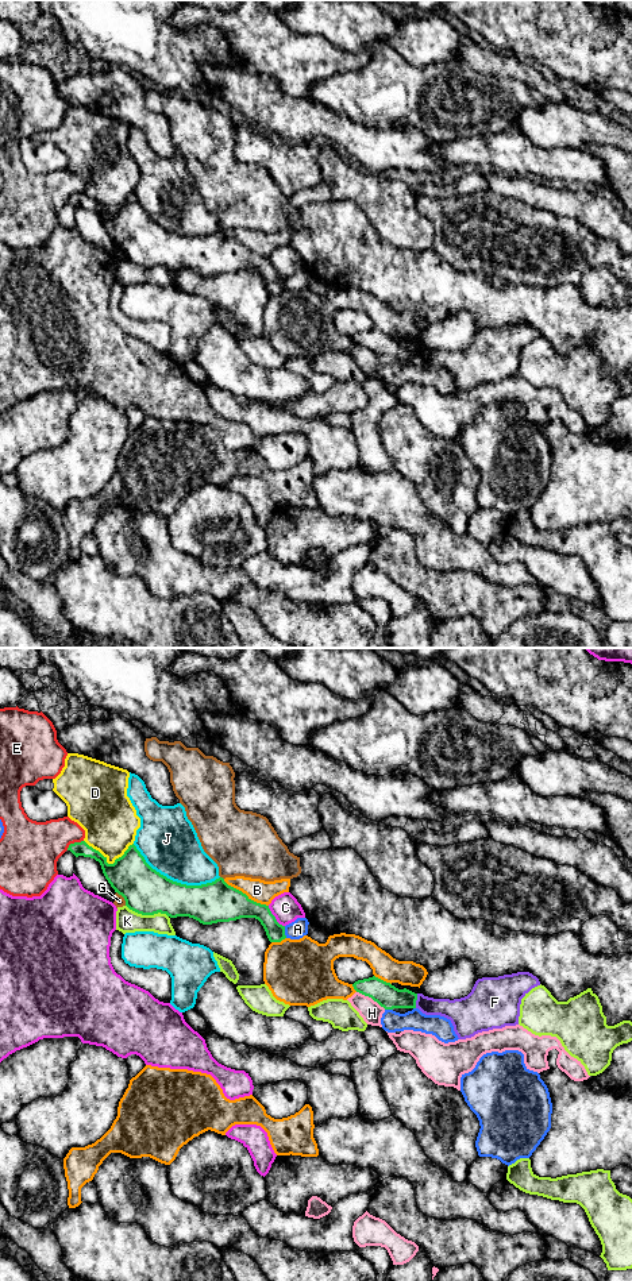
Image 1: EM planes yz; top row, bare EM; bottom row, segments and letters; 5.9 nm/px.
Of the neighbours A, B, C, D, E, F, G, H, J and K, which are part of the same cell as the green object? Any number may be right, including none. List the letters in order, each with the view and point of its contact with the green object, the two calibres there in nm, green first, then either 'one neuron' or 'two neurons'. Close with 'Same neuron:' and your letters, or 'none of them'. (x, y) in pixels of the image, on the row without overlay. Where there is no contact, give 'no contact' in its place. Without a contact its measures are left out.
A: yz (284, 284) | 110/110 nm | two neurons
B: yz (245, 246) | 240/140 nm | two neurons
C: yz (274, 269) | 170/160 nm | two neurons
D: yz (107, 215) | 260/320 nm | two neurons
E: yz (74, 195) | 80/320 nm | two neurons
F: yz (416, 351) | 140/140 nm | two neurons
G: yz (123, 249) | 280/60 nm | two neurons
H: yz (372, 350) | 140/130 nm | two neurons
J: yz (174, 234) | 280/340 nm | two neurons
K: yz (147, 266) | 280/140 nm | two neurons
Same neuron: none of them

